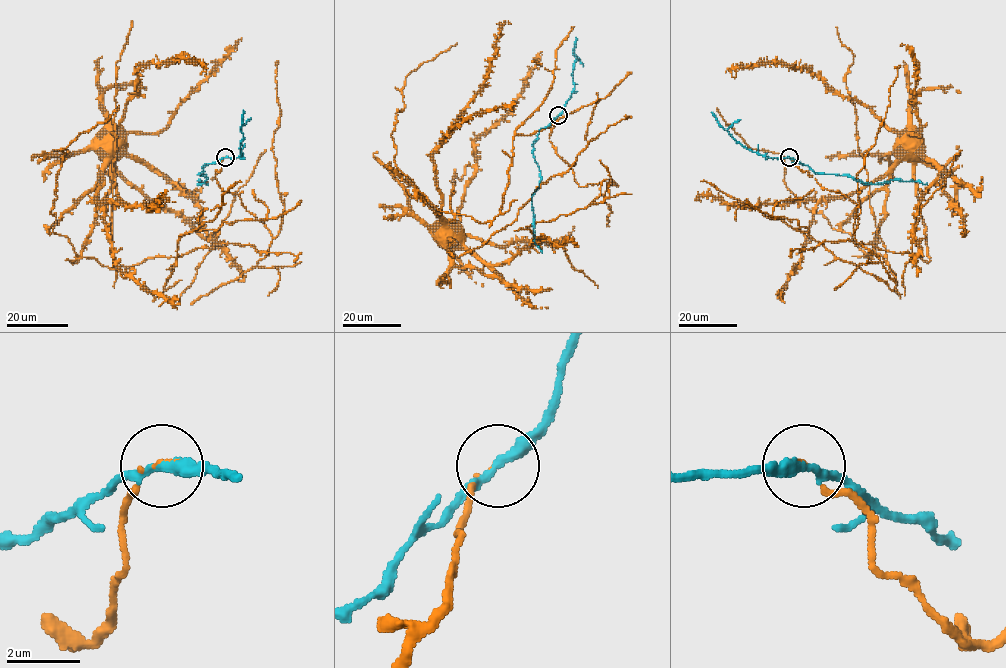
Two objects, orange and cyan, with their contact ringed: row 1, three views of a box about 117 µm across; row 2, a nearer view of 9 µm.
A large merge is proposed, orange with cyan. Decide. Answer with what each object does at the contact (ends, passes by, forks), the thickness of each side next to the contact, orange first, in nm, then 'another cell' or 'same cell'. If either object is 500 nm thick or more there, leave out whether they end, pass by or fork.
orange ends there; cyan passes by; 90 nm thick on the orange side, 280 nm on the other; another cell

